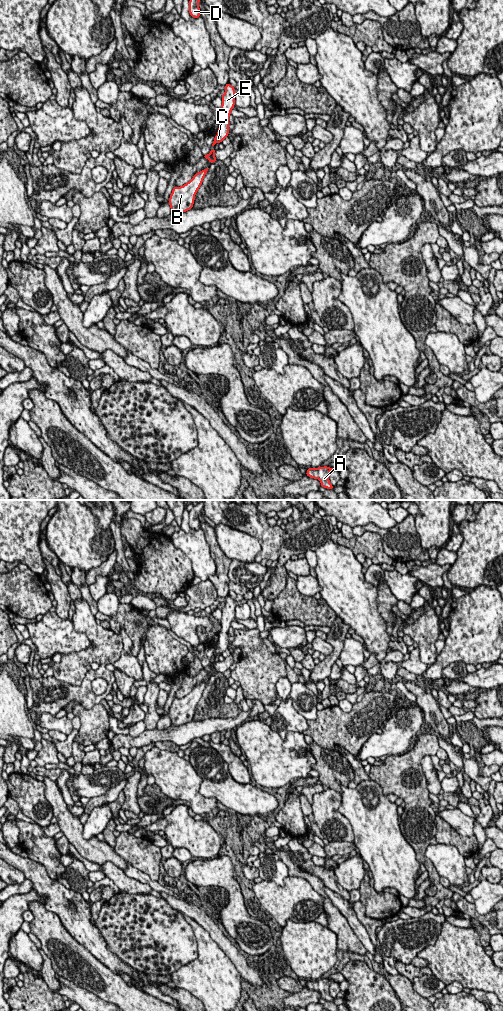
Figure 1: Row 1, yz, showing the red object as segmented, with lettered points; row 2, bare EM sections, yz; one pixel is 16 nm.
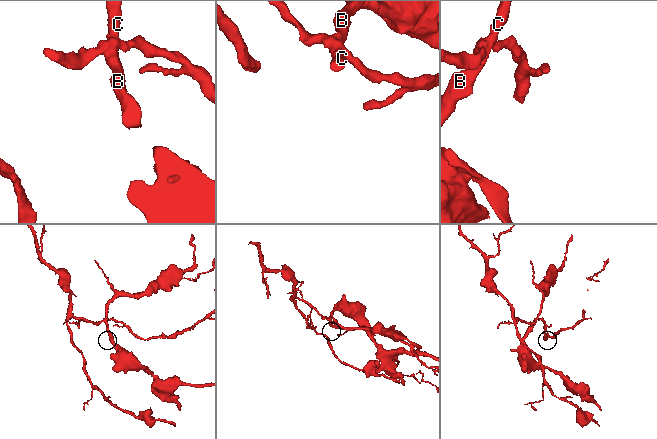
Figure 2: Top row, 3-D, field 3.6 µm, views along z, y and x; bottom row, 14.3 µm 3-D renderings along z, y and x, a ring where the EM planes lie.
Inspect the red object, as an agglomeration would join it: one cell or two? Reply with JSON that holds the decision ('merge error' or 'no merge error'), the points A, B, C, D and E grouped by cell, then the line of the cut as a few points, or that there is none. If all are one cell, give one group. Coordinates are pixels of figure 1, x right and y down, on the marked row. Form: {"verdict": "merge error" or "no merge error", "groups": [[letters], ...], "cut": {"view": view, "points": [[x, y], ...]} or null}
{"verdict": "merge error", "groups": [["A"], ["B", "C", "D", "E"]], "cut": {"view": "yz", "points": [[208, 154], [212, 162]]}}

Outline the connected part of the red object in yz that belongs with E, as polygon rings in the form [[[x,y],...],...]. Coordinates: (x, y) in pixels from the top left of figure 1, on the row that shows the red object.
[[[227,83],[225,85],[225,92],[222,95],[221,118],[219,120],[219,128],[217,135],[214,137],[212,146],[216,143],[221,143],[229,134],[229,116],[235,106],[235,88]]]

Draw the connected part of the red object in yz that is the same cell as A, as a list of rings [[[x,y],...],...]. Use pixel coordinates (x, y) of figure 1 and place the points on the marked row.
[[[328,466],[318,467],[318,468],[308,468],[306,475],[308,477],[318,479],[321,483],[321,487],[326,489],[334,489],[334,486],[330,483],[329,475],[330,472],[333,471],[333,468]]]

